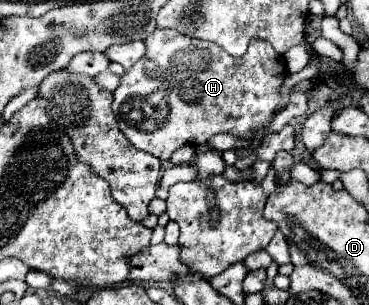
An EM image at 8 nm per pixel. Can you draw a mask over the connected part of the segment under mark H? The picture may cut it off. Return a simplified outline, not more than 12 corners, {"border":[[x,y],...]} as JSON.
{"border":[[155,29],[113,91],[123,135],[169,159],[215,133],[271,131],[285,61]]}

